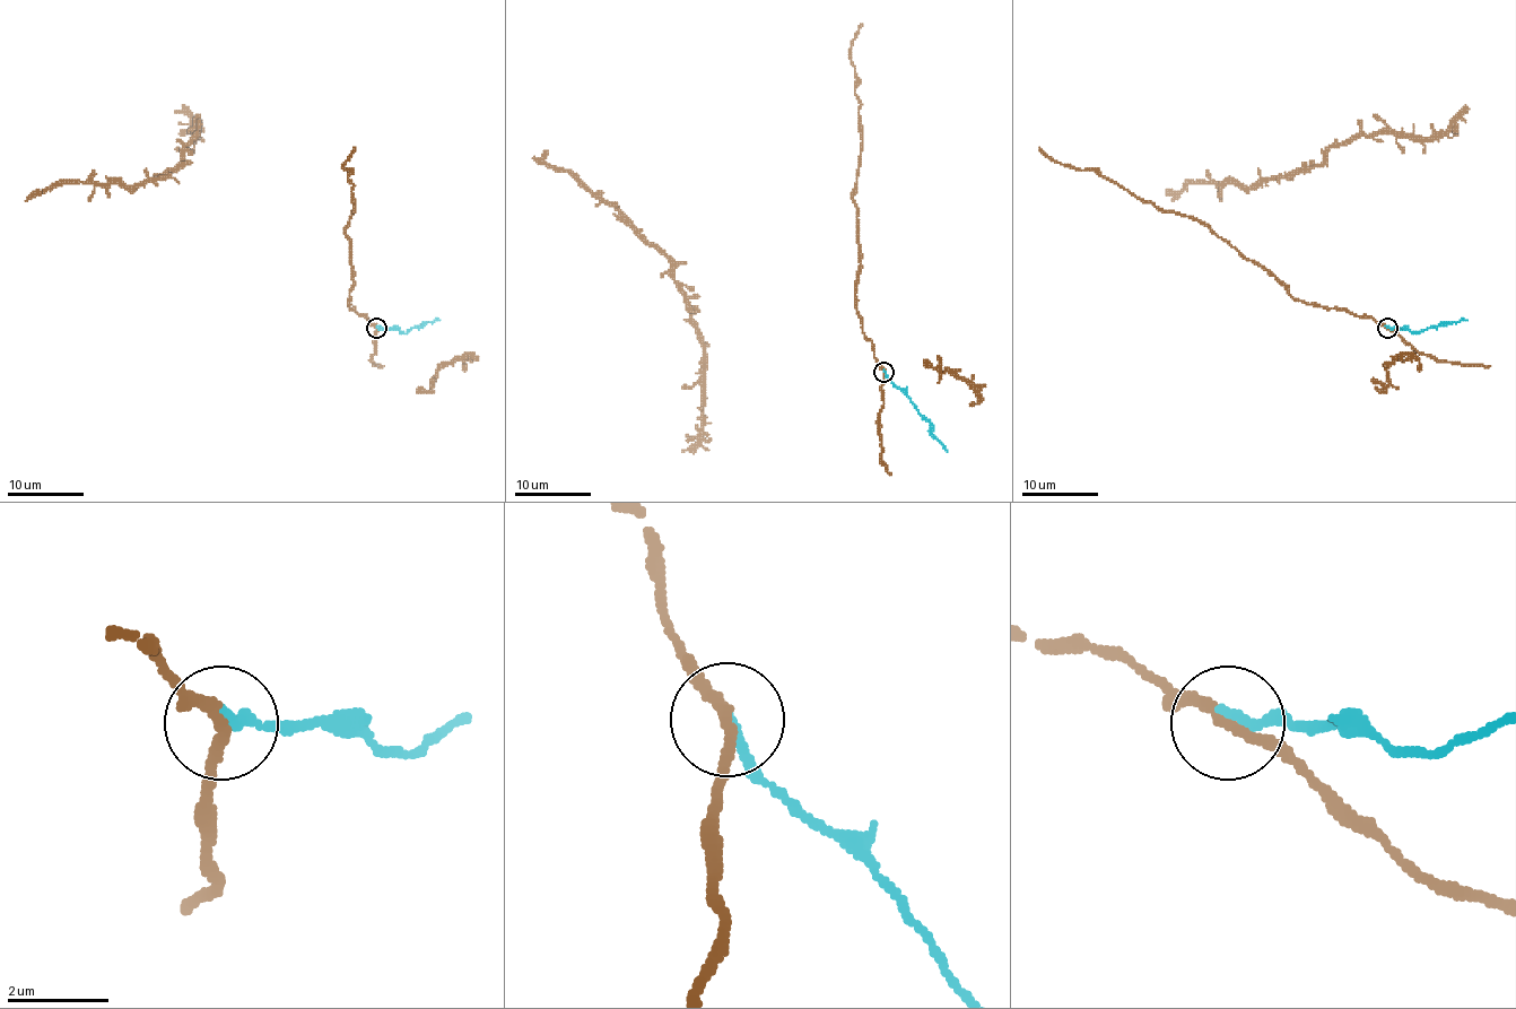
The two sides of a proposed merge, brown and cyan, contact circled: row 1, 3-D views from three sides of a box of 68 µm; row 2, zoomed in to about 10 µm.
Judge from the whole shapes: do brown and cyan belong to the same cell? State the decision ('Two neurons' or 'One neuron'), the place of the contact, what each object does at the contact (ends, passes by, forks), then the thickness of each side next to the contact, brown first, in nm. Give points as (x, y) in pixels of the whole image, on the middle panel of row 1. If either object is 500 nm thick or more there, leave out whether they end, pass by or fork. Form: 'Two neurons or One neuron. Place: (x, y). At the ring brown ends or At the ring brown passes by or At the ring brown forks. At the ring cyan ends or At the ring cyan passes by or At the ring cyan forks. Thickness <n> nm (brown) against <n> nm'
Two neurons. Place: (883, 372). At the ring brown passes by. At the ring cyan ends. Thickness 200 nm (brown) against 190 nm

